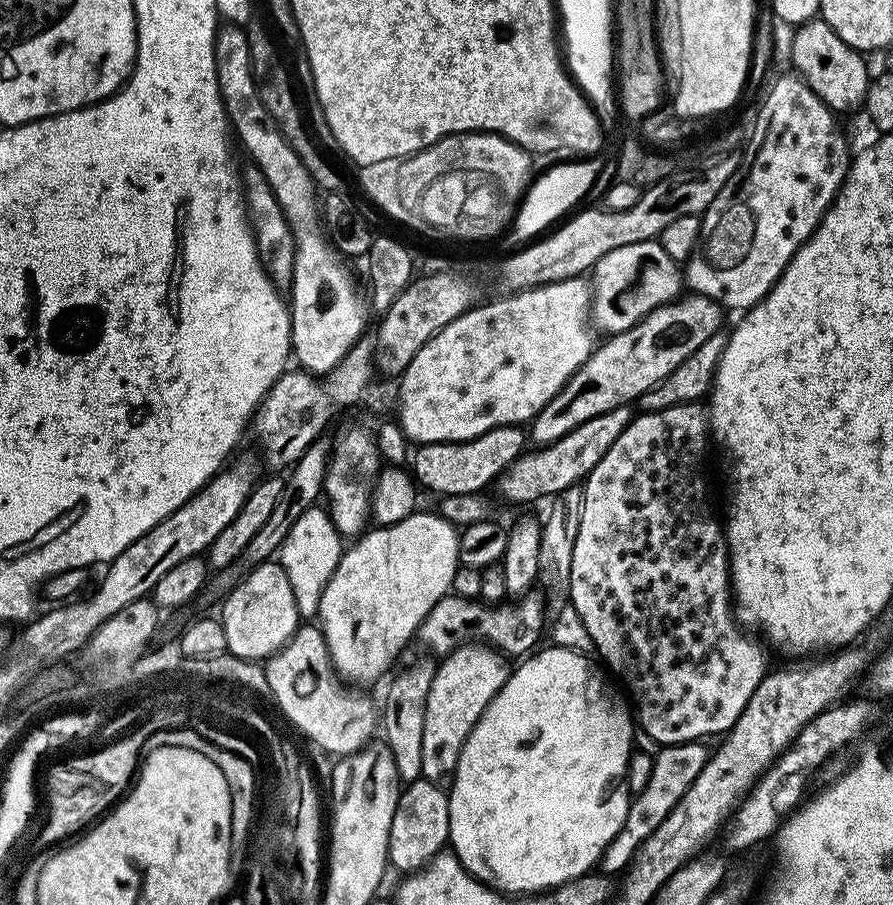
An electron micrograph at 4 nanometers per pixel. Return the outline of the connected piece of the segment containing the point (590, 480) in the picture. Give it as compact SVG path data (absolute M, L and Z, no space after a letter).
M703 403L637 415L582 484L584 501L570 564L568 599L592 639L595 655L612 667L613 677L620 676L619 683L628 687L634 704L636 699L639 727L644 727L656 746L690 744L708 738L704 736L727 734L746 710L750 694L758 690L758 682L770 671L765 645L745 631L734 615L728 537L708 501L704 477L708 440L710 444Z

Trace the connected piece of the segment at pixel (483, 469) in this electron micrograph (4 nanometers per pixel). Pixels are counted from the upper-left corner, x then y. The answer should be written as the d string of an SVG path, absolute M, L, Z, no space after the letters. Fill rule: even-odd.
M507 424L476 436L473 440L457 440L446 444L422 444L411 457L411 471L421 485L432 492L448 495L483 493L488 483L495 481L525 451L526 432L523 427Z

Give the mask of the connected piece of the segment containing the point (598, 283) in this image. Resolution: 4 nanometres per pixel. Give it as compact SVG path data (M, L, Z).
M656 240L634 242L634 246L618 246L618 250L610 250L606 258L602 258L590 273L592 285L592 323L597 329L601 328L604 334L615 334L630 330L630 326L640 323L646 314L650 314L658 306L675 300L681 295L682 268L677 261L662 250Z

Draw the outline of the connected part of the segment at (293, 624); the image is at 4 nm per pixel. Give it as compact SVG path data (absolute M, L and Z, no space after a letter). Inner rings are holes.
M267 562L249 570L237 585L223 597L218 619L226 630L227 655L249 662L264 662L279 652L288 639L301 627L302 617L294 602L294 586L286 578L279 562Z

